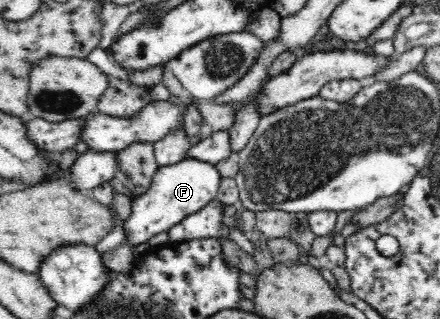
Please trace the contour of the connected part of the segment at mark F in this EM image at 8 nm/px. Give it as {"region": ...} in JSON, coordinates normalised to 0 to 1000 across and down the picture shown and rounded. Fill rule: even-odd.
{"region":[[[441,495],[359,524],[336,599],[302,627],[300,674],[282,693],[284,749],[293,768],[302,774],[336,759],[341,743],[382,724],[434,668],[455,661],[493,618],[505,558],[484,511]]]}

